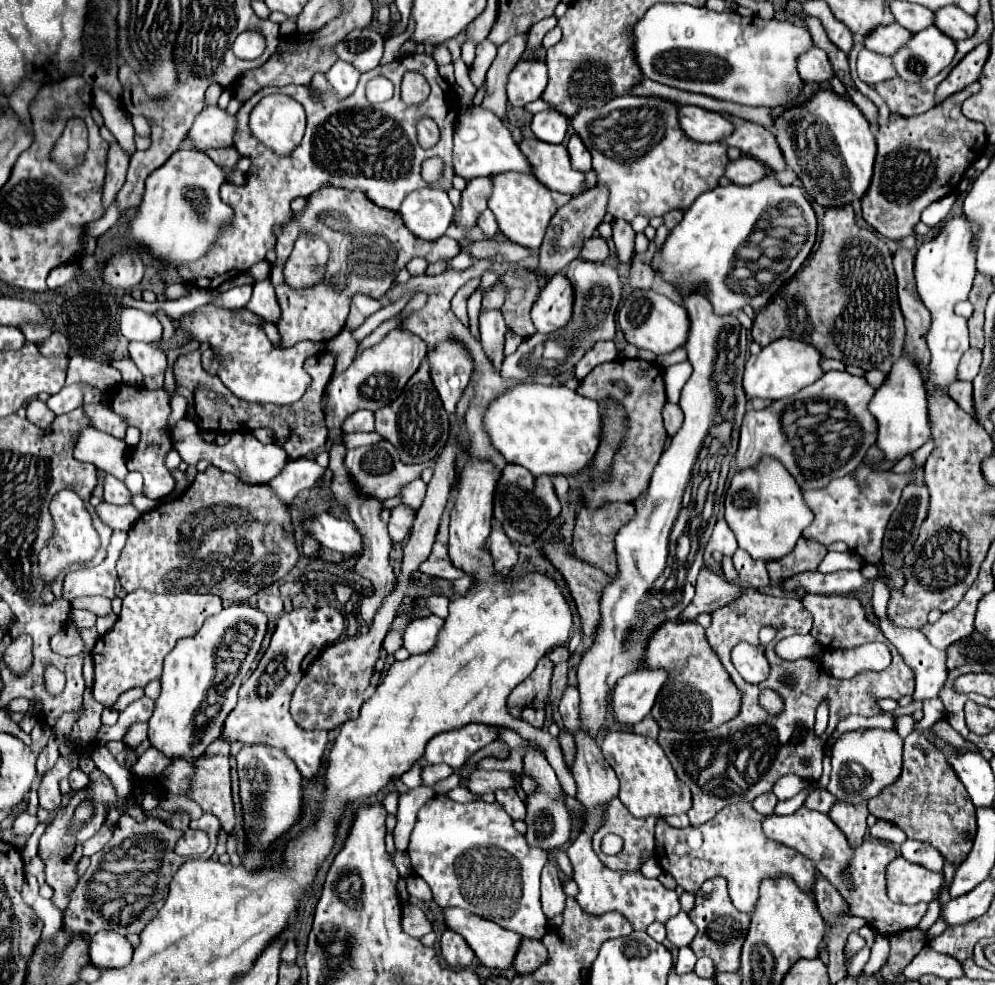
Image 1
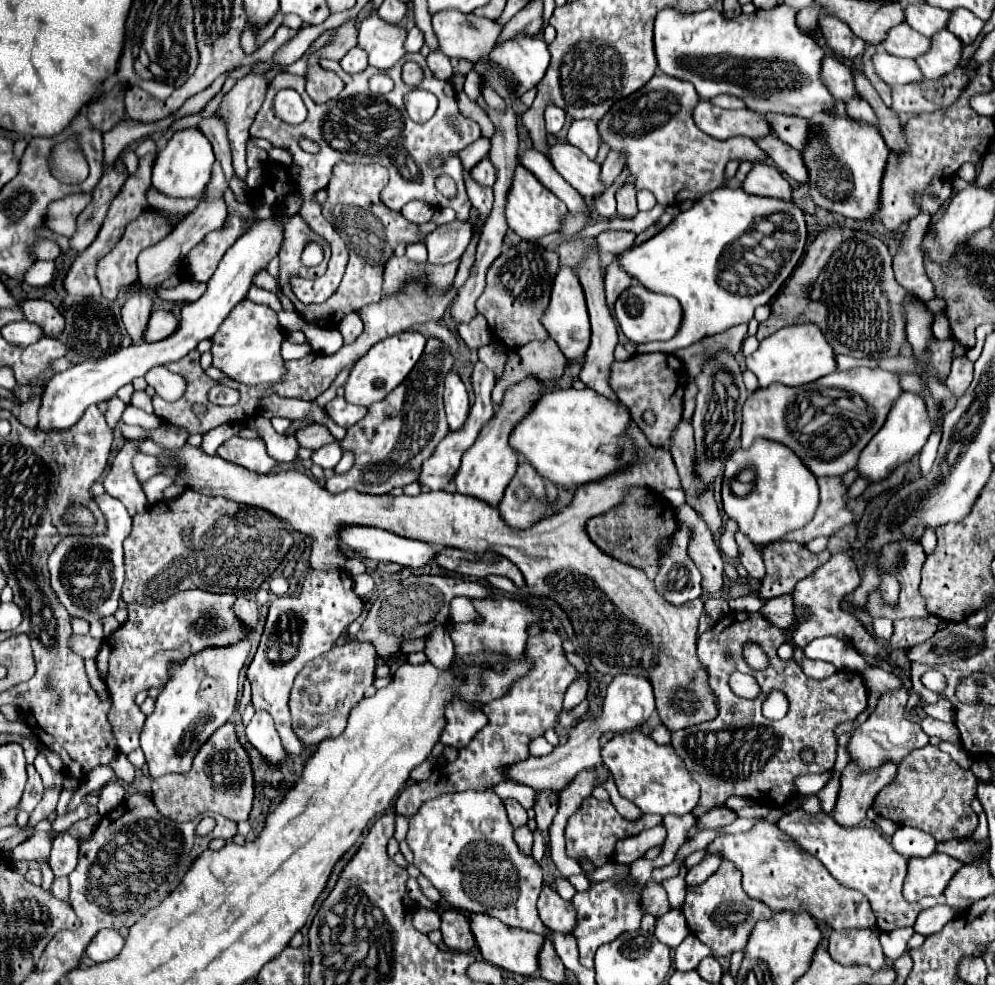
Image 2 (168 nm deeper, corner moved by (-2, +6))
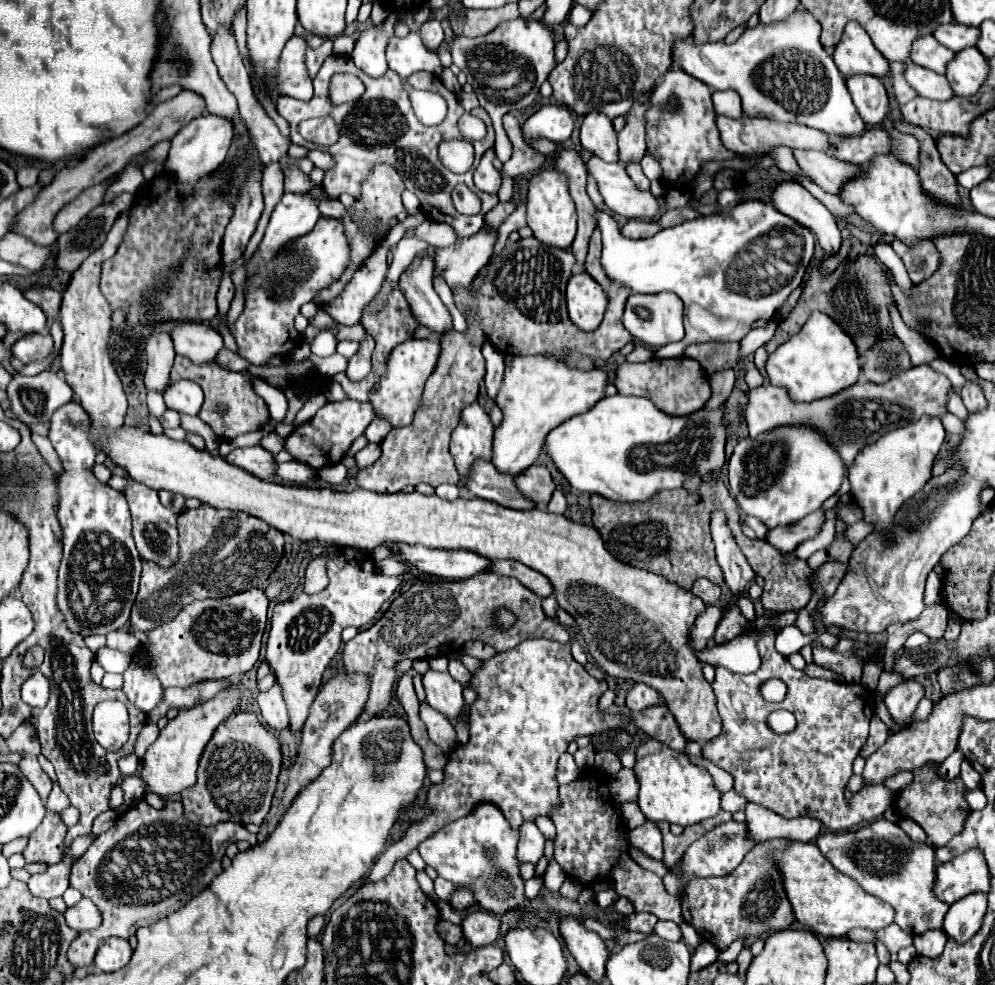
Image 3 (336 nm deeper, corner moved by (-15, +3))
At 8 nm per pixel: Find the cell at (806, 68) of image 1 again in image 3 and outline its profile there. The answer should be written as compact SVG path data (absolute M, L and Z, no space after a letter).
M874 76L846 78L854 106L868 126L882 126L890 114L890 100L884 84Z

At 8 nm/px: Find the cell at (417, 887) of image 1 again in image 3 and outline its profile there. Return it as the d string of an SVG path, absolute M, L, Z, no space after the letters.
M460 888L454 896L452 896L452 908L454 910L466 910L466 908L470 908L470 906L474 906L476 904L476 898L474 898L474 894L472 892L468 892L466 888Z

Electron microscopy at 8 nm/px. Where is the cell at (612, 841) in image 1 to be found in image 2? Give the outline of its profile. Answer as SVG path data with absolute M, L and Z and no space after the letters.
M657 825L653 829L639 833L639 835L619 841L617 849L615 849L615 861L621 865L631 865L639 857L643 857L651 847L661 847L665 841L665 833L667 833L665 827Z

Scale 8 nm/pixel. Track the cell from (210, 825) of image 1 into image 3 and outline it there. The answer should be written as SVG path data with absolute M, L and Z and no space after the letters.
M146 800L130 806L116 824L94 838L86 854L72 866L70 886L90 898L102 912L102 924L92 932L82 932L68 950L74 968L90 966L102 940L110 936L130 938L144 924L152 924L198 896L222 872L222 856L230 842L242 838L236 822L200 826L186 820L180 802L168 802L164 810L154 810Z

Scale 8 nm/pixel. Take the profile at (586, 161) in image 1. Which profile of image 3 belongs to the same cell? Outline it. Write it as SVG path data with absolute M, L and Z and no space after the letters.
M588 112L580 130L582 148L588 148L604 162L618 162L618 144L612 120L602 112Z

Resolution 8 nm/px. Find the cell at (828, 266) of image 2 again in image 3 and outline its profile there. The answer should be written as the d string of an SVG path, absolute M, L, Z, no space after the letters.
M860 256L858 260L846 260L842 262L830 276L820 274L820 266L810 270L810 278L804 284L804 292L794 306L794 310L788 314L786 320L782 320L776 328L776 334L770 342L766 342L768 354L772 354L780 344L784 344L790 336L794 336L800 326L808 320L810 312L818 310L834 318L844 332L852 336L852 340L858 346L858 352L864 354L868 346L878 342L878 334L884 330L892 330L890 316L888 316L888 302L892 300L892 292L888 288L888 280L878 266L876 258L870 256Z

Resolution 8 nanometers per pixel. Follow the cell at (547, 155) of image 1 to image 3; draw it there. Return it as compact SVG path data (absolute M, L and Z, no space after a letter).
M594 156L590 162L586 162L586 170L596 178L600 194L612 212L624 218L644 220L652 220L660 214L660 202L650 192L636 188L624 170L624 164L610 164Z

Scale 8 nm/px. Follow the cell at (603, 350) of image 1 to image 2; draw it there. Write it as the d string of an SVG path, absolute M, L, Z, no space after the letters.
M571 267L559 269L555 283L553 283L549 305L541 317L541 323L549 331L549 335L559 343L559 347L567 359L571 359L571 361L583 361L585 359L585 353L587 353L589 343L591 343L591 325L589 325L589 315L587 315L585 295L583 295L581 283L579 283L579 279Z

